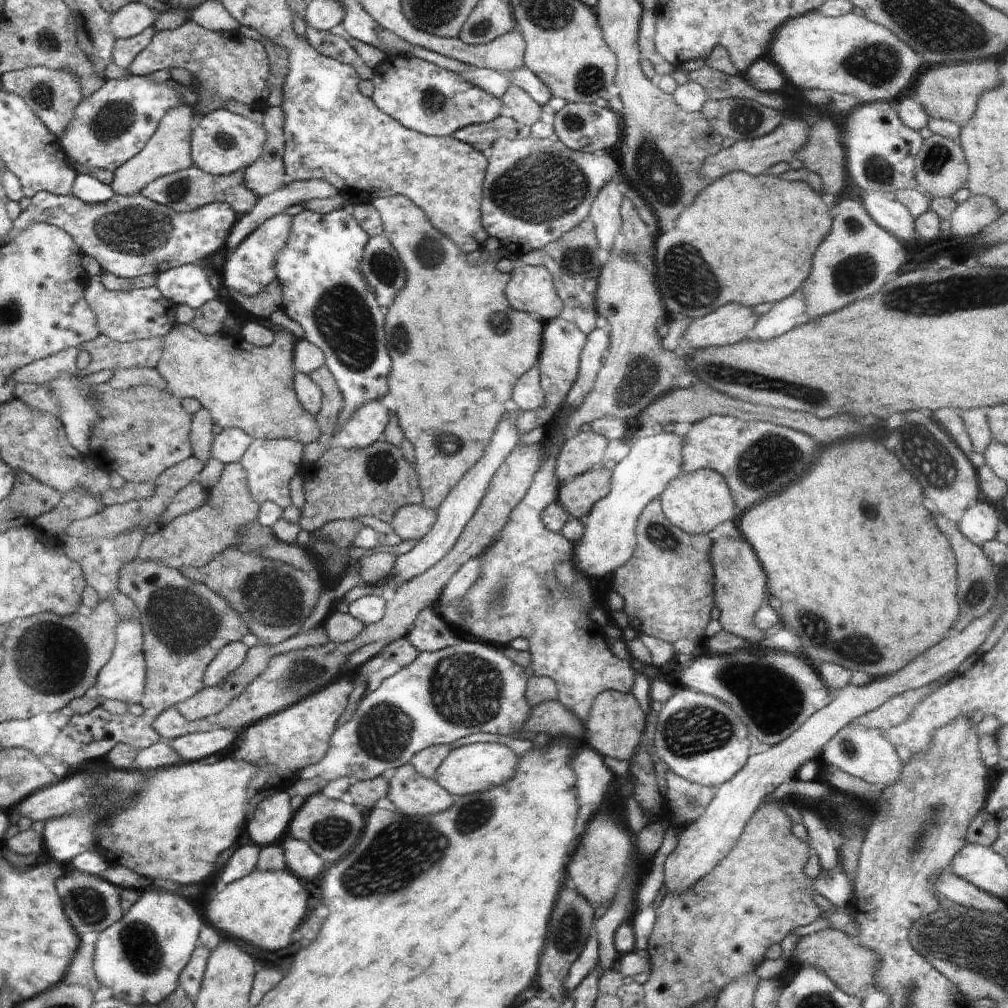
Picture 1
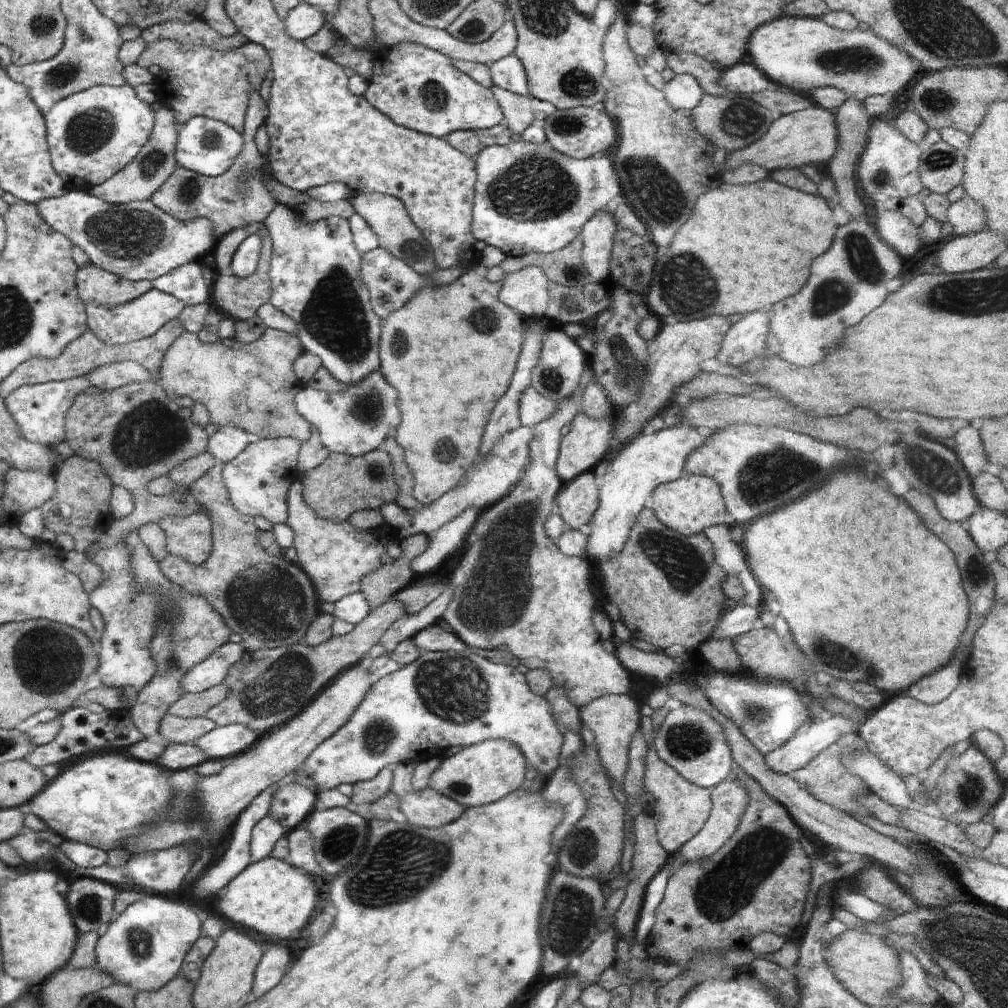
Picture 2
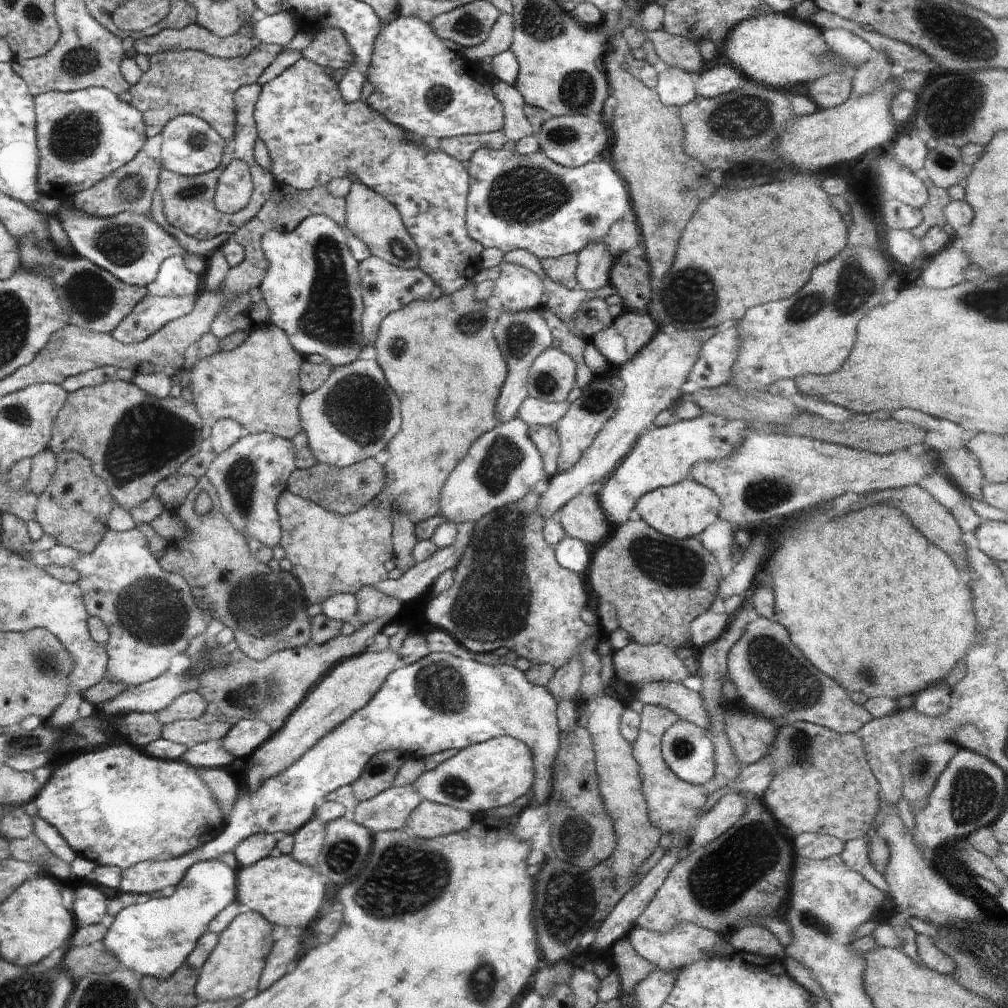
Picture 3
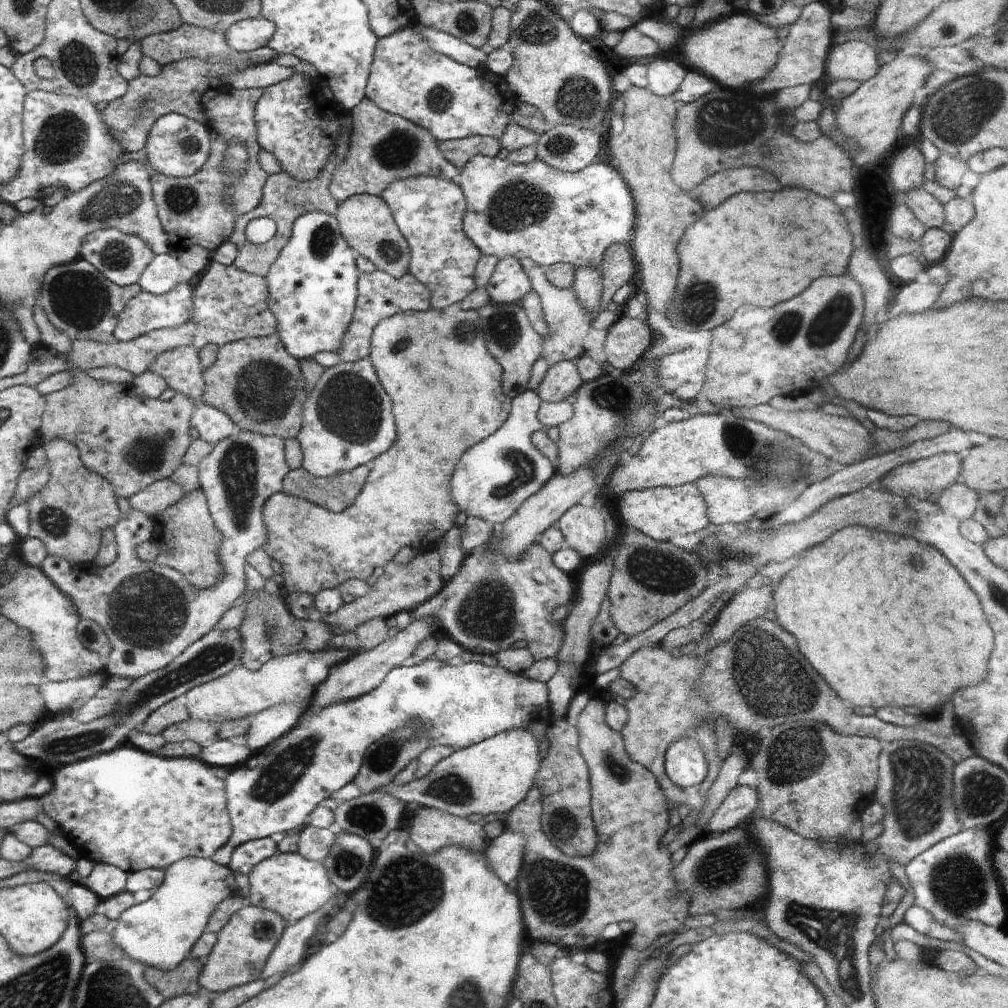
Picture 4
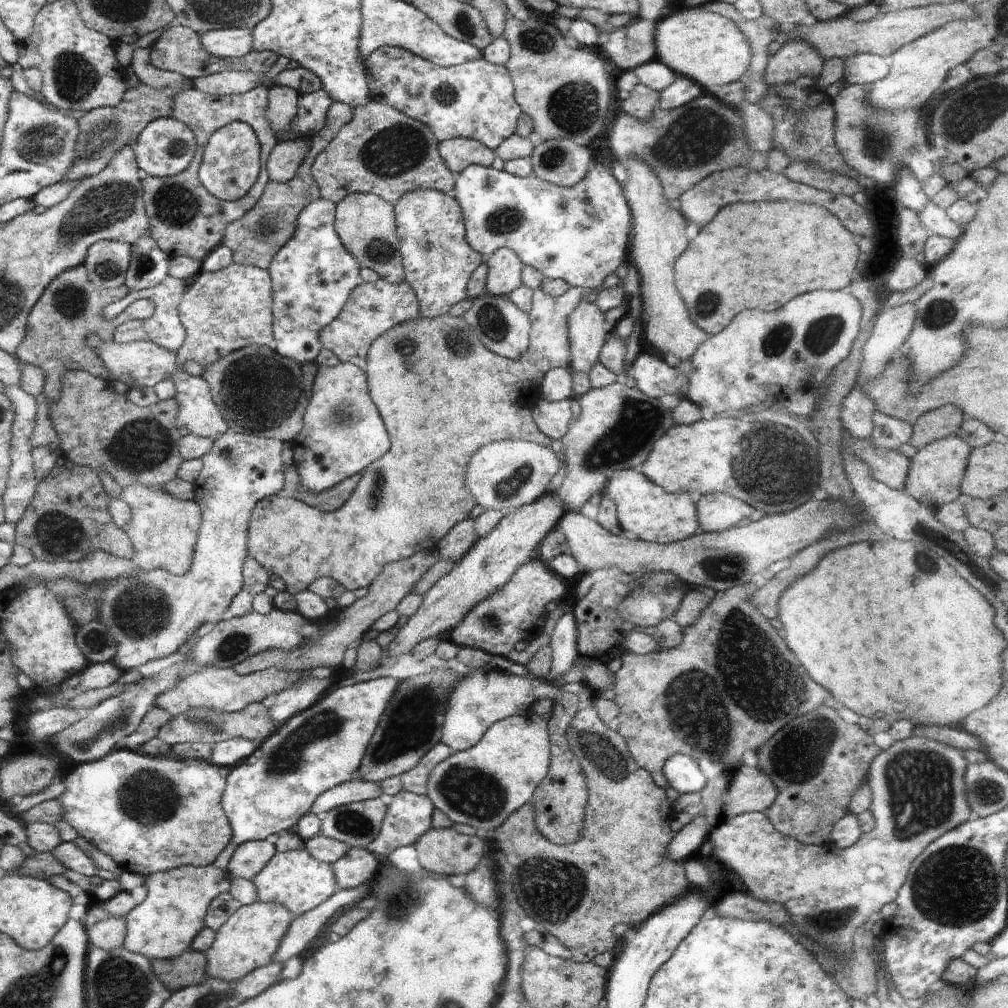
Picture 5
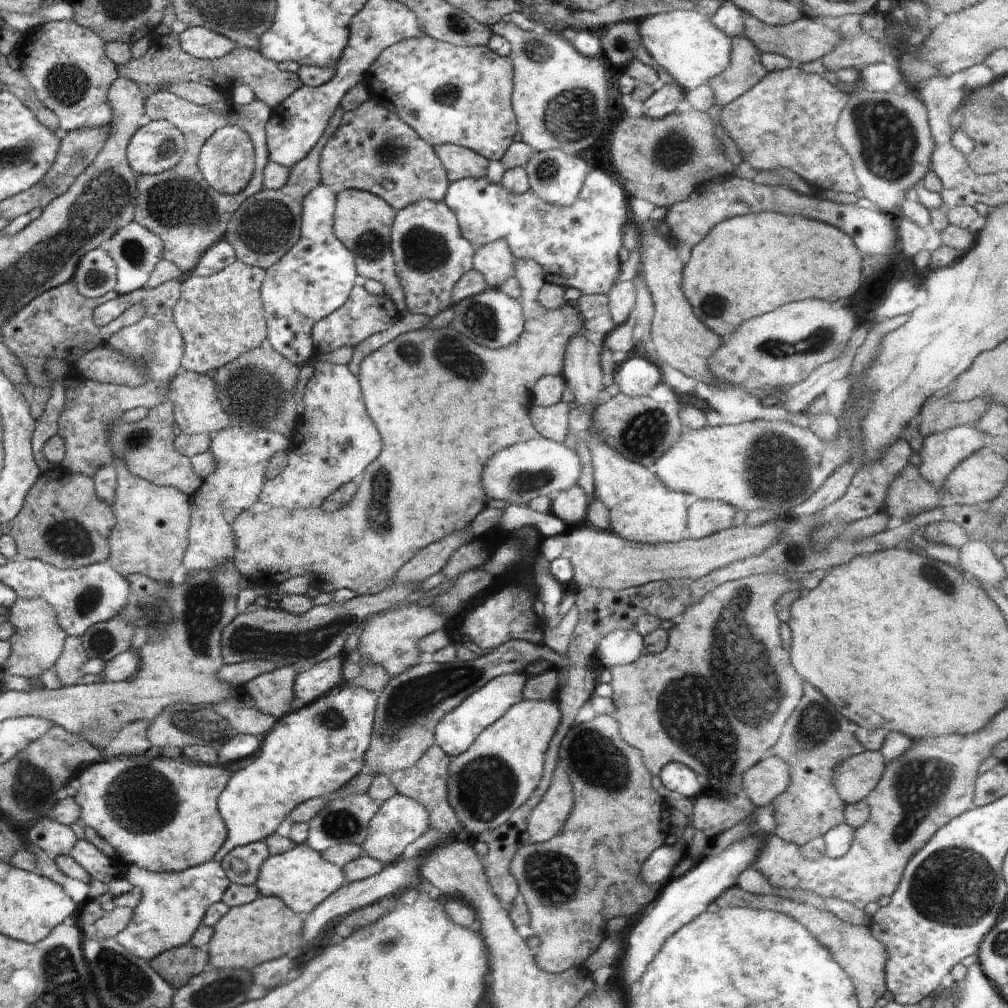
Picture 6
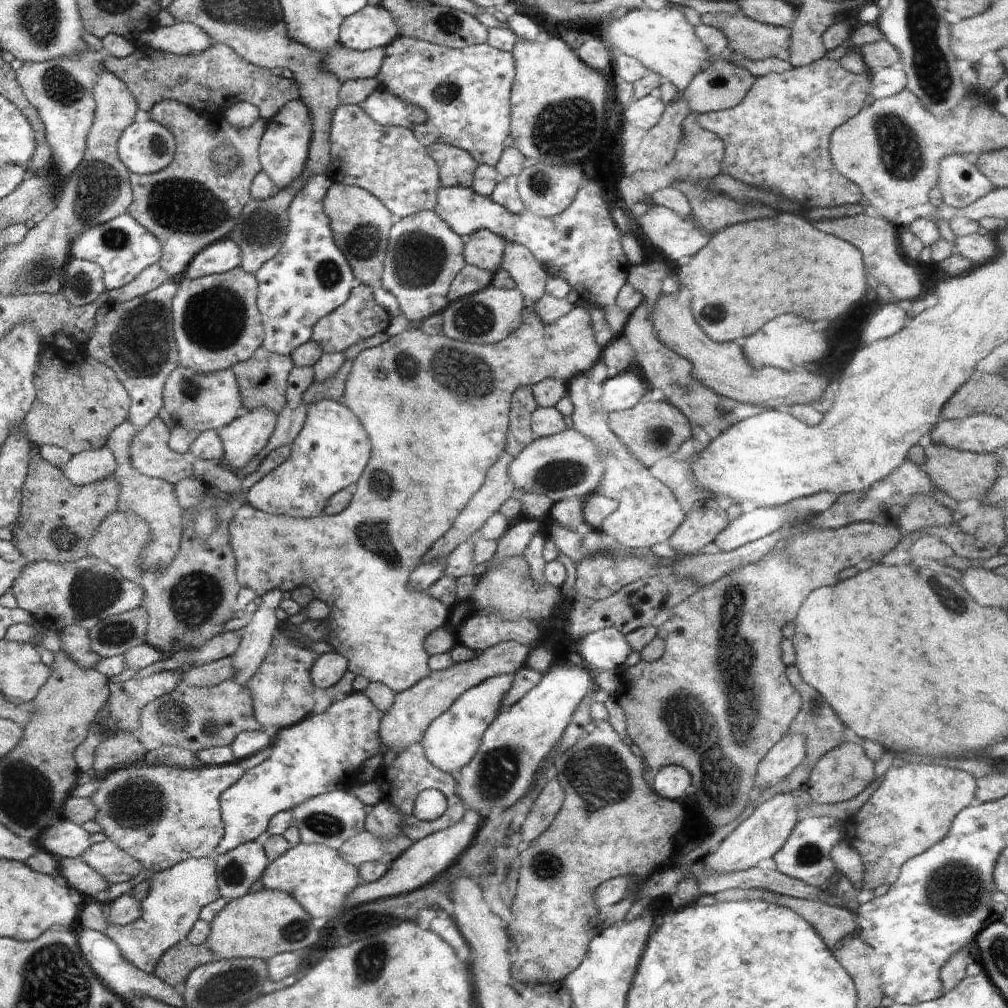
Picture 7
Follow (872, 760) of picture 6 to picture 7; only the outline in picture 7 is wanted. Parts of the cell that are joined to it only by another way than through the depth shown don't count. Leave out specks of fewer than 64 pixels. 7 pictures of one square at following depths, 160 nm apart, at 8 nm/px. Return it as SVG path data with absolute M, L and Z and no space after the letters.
M844 742L840 748L828 751L812 768L807 790L815 802L834 804L860 794L874 781L875 762L868 759L860 744Z

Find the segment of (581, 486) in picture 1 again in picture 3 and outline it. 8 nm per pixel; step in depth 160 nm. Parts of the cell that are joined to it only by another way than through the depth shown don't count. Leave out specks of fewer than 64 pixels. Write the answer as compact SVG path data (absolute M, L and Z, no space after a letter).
M578 493L572 500L562 505L560 524L565 534L586 544L594 544L607 538L608 520L603 513L597 495Z

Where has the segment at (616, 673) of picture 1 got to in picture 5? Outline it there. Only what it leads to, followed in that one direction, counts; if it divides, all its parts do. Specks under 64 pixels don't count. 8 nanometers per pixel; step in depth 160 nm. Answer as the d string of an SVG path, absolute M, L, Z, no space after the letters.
M537 556L532 557L526 564L516 570L512 580L507 582L500 590L494 592L475 604L462 618L460 624L452 629L452 639L460 648L472 648L472 650L482 650L493 655L506 657L510 651L514 650L514 644L520 640L529 643L538 638L544 632L544 623L548 615L548 604L564 597L566 582L560 575L548 570L544 560Z

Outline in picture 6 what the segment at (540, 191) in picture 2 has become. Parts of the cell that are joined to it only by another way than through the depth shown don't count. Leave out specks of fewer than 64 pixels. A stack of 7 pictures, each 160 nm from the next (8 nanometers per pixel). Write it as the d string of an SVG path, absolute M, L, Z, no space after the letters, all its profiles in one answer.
M602 170L590 172L572 204L563 207L544 202L534 191L528 190L518 194L504 190L501 182L494 184L486 177L463 178L449 183L443 201L456 215L459 232L474 248L505 240L516 259L530 259L540 265L546 282L565 289L578 288L582 295L607 295L615 284L614 279L621 266L618 261L618 250L622 248L622 234L628 220L628 208L622 188Z

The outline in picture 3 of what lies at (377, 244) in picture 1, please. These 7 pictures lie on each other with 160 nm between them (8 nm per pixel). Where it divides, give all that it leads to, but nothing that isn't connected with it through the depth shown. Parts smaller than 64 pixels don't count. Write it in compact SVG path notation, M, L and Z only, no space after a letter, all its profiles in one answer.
M370 255L359 263L361 295L363 296L363 313L361 316L361 331L366 346L373 346L382 320L392 311L406 306L414 301L440 298L443 290L425 272L418 269L404 269L382 257Z

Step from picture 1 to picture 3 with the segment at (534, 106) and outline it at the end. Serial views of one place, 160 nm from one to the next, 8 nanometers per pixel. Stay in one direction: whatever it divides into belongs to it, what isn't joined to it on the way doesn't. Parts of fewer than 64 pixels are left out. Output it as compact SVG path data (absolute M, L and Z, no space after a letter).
M498 83L495 88L496 98L503 106L505 121L503 124L503 133L507 140L518 142L529 134L534 133L532 124L524 115L524 105L526 104L524 97L518 92L514 85L506 85Z

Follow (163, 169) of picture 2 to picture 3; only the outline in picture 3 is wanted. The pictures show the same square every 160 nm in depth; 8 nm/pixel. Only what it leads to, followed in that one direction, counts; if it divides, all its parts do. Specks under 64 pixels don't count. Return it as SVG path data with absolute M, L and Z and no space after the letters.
M144 151L132 158L110 176L103 178L98 184L76 193L70 199L70 204L99 217L115 217L120 213L147 214L158 184L158 174L163 169L162 162L147 155Z

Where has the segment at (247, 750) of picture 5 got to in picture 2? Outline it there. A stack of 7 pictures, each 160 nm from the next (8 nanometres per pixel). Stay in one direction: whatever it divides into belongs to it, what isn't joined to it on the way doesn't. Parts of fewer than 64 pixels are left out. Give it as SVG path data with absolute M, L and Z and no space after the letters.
M192 743L168 744L164 747L159 759L156 759L156 764L167 772L174 772L191 769L206 759L203 751Z

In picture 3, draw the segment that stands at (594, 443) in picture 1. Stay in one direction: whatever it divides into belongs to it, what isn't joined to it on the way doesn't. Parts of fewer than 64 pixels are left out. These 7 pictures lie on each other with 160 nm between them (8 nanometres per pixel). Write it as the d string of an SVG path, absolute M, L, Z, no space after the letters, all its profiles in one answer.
M616 371L604 376L596 376L588 388L582 389L581 396L574 400L566 414L558 421L558 436L561 448L557 460L557 472L571 469L593 441L593 438L603 429L603 424L616 412L619 398L622 396L625 384Z

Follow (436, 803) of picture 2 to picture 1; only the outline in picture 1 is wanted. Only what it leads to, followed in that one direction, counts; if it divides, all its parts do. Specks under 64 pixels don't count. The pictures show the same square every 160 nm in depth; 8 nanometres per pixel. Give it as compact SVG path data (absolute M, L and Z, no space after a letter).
M412 763L396 769L389 784L387 797L408 816L426 816L445 811L453 802L454 796L442 788L434 778L421 775Z

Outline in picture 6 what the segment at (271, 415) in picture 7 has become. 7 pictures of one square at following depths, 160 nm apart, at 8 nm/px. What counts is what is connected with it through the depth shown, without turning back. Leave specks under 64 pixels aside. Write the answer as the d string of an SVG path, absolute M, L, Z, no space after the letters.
M235 422L229 428L224 428L211 437L209 452L216 460L216 470L208 478L202 478L203 485L192 496L192 502L195 503L195 506L191 507L191 534L188 534L191 543L184 558L184 564L188 568L188 572L190 570L212 570L212 568L218 568L226 562L233 561L234 552L236 552L236 538L232 536L232 528L230 528L232 520L242 510L248 509L252 504L257 503L258 494L260 494L266 480L264 470L266 470L266 464L268 464L270 456L276 454L279 450L288 452L289 442L289 437L279 434L278 431L265 428L254 429Z

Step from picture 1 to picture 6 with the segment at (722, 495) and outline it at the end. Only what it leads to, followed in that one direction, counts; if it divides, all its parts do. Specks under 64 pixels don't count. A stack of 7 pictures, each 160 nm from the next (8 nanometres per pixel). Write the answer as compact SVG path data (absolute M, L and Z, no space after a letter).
M588 430L582 433L592 458L594 470L595 493L599 502L610 510L610 526L612 532L626 540L644 542L644 544L660 544L660 542L680 542L688 538L686 528L686 498L680 492L670 492L652 472L644 466L634 464L624 458L620 452L610 448L597 435Z

